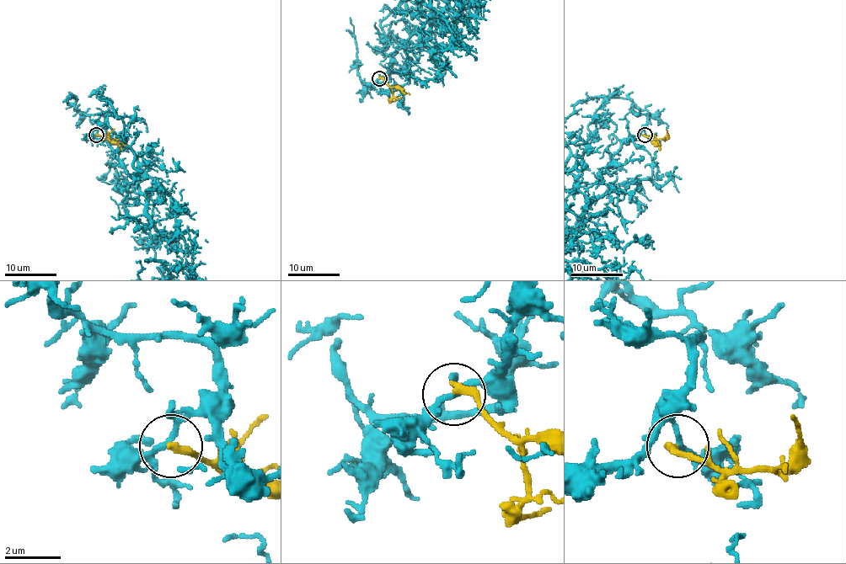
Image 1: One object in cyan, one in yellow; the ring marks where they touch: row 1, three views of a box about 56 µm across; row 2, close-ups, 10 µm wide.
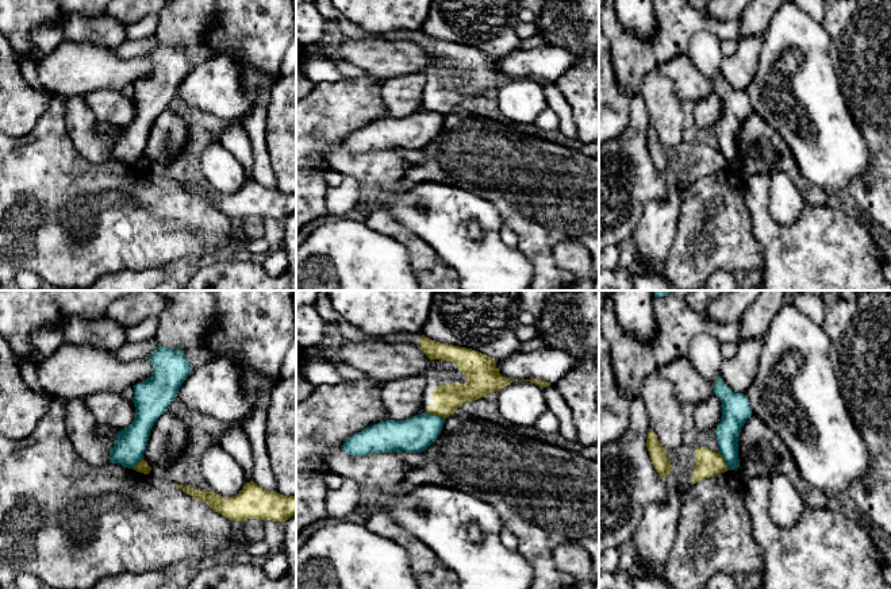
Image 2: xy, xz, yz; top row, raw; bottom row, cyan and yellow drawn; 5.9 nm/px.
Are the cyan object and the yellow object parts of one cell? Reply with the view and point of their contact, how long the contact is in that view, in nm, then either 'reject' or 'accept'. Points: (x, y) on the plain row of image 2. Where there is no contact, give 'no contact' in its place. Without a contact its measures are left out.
xz (436, 112) | 130 nm | reject

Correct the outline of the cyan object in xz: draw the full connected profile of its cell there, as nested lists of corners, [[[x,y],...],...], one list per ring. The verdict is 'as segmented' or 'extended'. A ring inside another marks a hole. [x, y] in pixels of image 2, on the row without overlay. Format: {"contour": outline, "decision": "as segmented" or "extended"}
{"contour": [[[426,109],[400,119],[385,118],[350,134],[341,145],[349,153],[422,150],[438,135],[443,120],[445,115]]], "decision": "as segmented"}

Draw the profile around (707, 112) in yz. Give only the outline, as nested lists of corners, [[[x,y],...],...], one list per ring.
[[[713,92],[707,97],[695,103],[694,119],[695,126],[700,130],[715,127],[722,116],[722,100],[718,93]]]

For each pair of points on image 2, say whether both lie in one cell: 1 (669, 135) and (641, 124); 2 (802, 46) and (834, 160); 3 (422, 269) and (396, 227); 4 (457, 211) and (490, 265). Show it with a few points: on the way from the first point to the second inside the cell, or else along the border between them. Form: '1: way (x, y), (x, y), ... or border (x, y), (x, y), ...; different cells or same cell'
1: border (641, 95), (651, 126); different cells
2: way (807, 74), (824, 103), (826, 131); same cell
3: way (422, 258), (419, 251), (406, 238); same cell
4: way (457, 224), (476, 251); same cell

